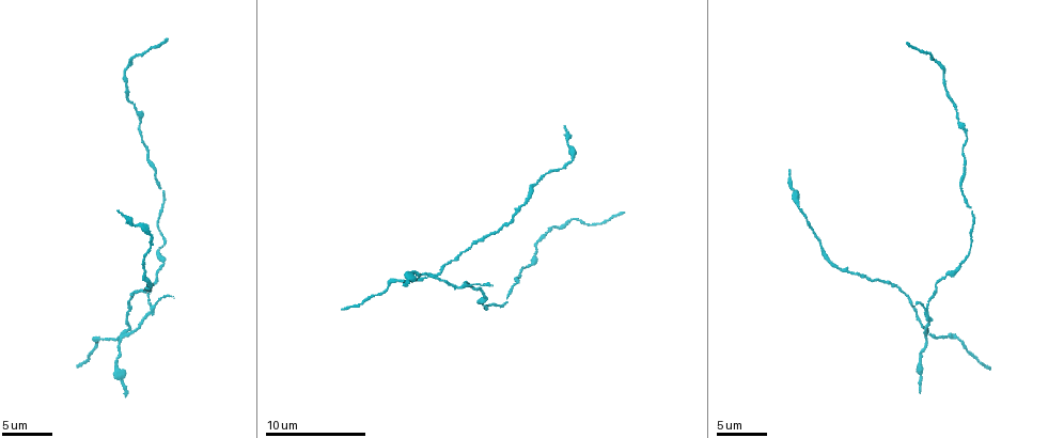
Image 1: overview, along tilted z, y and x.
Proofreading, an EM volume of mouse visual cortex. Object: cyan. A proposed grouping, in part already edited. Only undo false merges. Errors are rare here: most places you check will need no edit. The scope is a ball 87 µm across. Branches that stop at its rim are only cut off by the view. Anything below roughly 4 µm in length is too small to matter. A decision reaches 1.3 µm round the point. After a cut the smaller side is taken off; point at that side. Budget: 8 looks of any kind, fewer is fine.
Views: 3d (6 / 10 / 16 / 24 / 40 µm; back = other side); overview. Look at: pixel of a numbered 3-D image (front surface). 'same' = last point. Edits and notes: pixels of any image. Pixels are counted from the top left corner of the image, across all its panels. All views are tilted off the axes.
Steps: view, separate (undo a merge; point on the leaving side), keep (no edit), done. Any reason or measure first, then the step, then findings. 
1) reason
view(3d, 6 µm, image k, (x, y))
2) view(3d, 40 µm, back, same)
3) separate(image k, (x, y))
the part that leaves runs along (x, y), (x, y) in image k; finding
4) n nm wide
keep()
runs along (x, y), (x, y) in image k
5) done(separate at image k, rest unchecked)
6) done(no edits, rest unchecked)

four or more arms meet
view(3d, 10 µm, image 1, (126, 329))

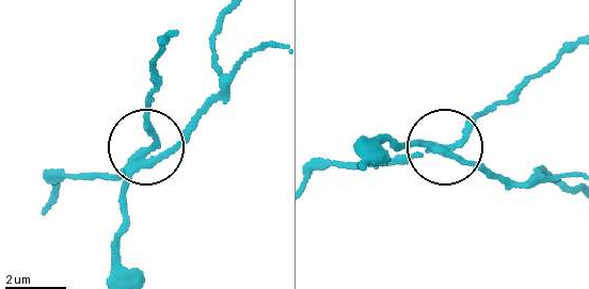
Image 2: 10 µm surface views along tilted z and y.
view(3d, 10 µm, back, image 2, (440, 147))

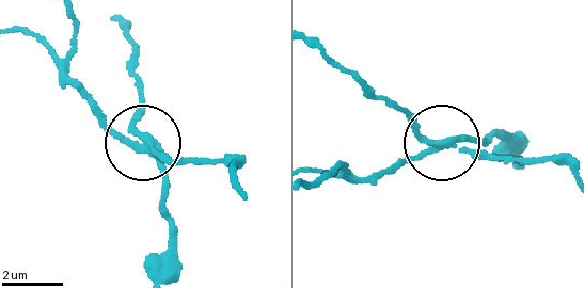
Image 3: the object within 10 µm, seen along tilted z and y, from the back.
separate(image 3, (139, 113))
a second neuron is stuck on

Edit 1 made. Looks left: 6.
view(overview)

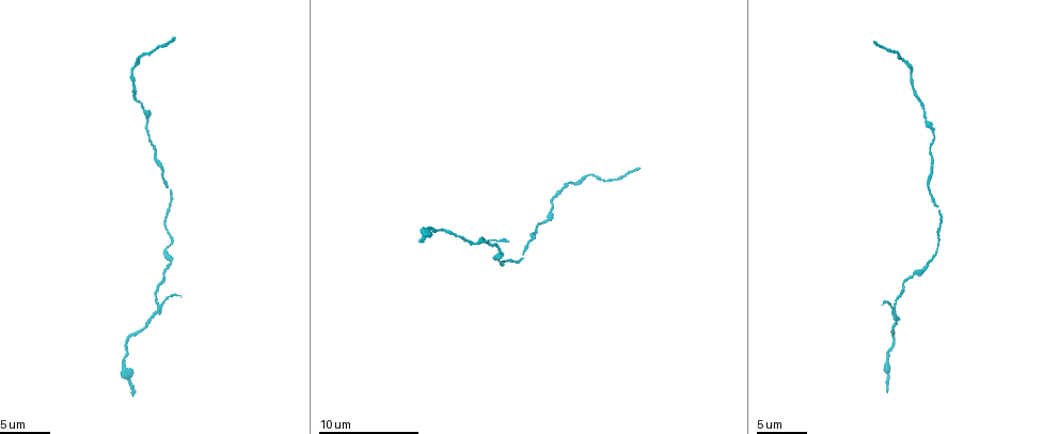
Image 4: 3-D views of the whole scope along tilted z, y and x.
a narrow waist
view(3d, 16 µm, image 4, (165, 228))

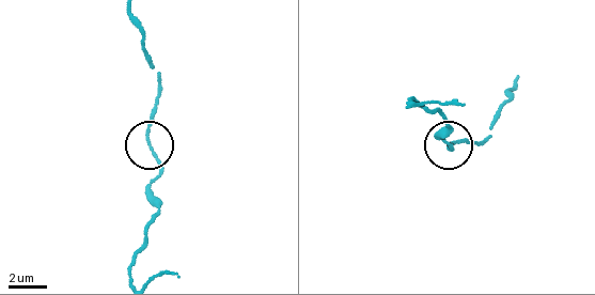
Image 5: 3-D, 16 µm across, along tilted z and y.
keep()
runs along (151, 227), (159, 164), (146, 129), (159, 83) in image 5; all the same neuron

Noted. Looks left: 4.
narrows sharply
view(3d, 10 µm, image 4, (531, 241))

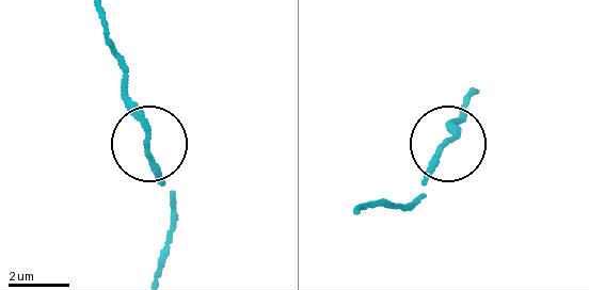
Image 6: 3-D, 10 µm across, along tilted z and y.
closer look
view(3d, 6 µm, image 6, (145, 141))

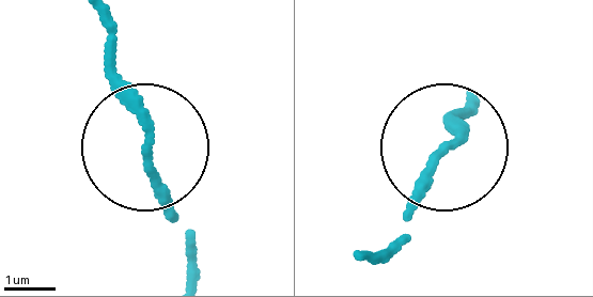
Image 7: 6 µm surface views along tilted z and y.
150 nm wide
keep()
runs along (374, 255), (400, 244), (407, 208), (476, 104) in image 7; all the same neuron

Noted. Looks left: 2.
view(3d, 10 µm, image 4, (904, 279))

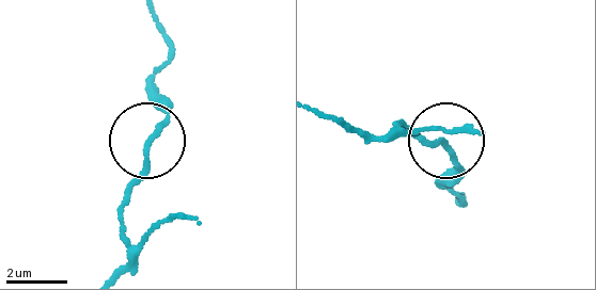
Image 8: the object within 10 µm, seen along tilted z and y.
keep()
continuous, no second neuron

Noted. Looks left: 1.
done(separate at image 3, rest unchecked)

